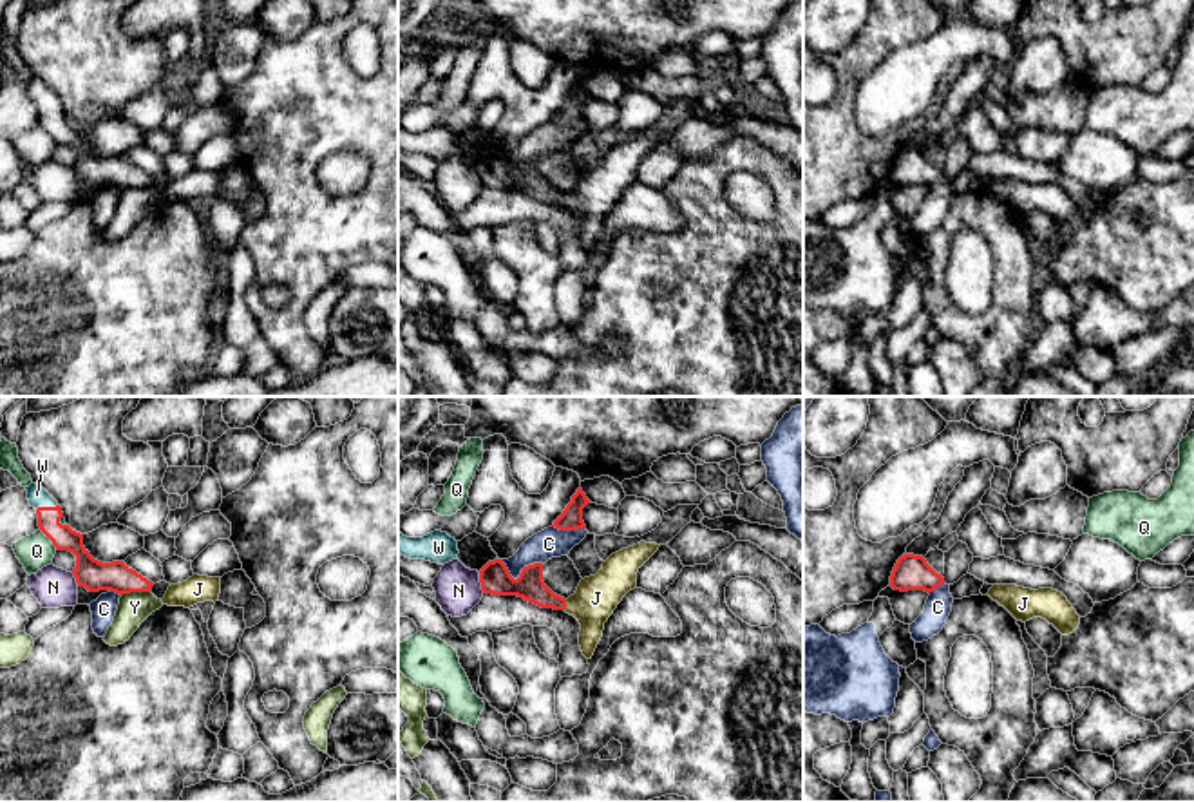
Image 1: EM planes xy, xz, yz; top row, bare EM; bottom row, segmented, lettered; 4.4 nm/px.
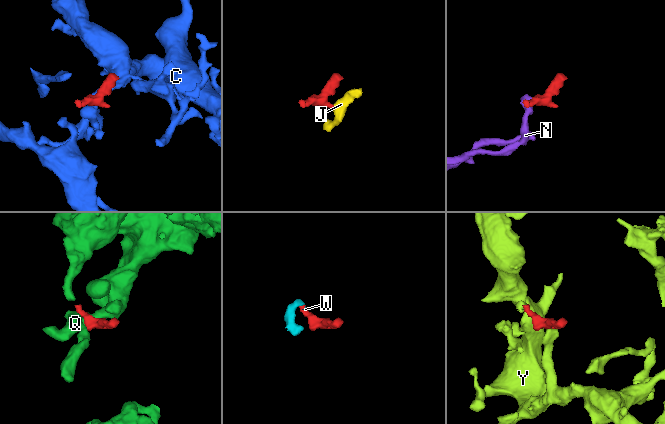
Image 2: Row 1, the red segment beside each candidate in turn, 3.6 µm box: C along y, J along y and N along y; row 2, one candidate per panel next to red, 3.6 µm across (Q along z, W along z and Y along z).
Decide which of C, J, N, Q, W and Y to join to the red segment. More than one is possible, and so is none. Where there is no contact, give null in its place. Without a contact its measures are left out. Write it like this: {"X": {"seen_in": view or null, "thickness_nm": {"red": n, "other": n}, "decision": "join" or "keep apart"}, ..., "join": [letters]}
{"C": {"seen_in": "xz", "thickness_nm": {"red": 140, "other": 130}, "decision": "keep apart"}, "J": {"seen_in": "xz", "thickness_nm": {"red": 120, "other": 190}, "decision": "join"}, "N": {"seen_in": "xz", "thickness_nm": {"red": 140, "other": 200}, "decision": "keep apart"}, "Q": {"seen_in": "xy", "thickness_nm": {"red": 140, "other": 160}, "decision": "keep apart"}, "W": {"seen_in": "xy", "thickness_nm": {"red": 110, "other": 90}, "decision": "join"}, "Y": {"seen_in": "xy", "thickness_nm": {"red": 140, "other": 140}, "decision": "keep apart"}, "join": ["J", "W"]}

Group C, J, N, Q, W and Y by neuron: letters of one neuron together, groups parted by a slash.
C / J W / N / Q / Y

